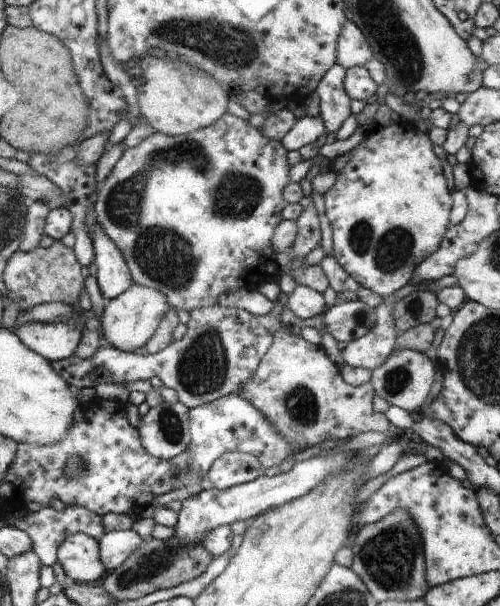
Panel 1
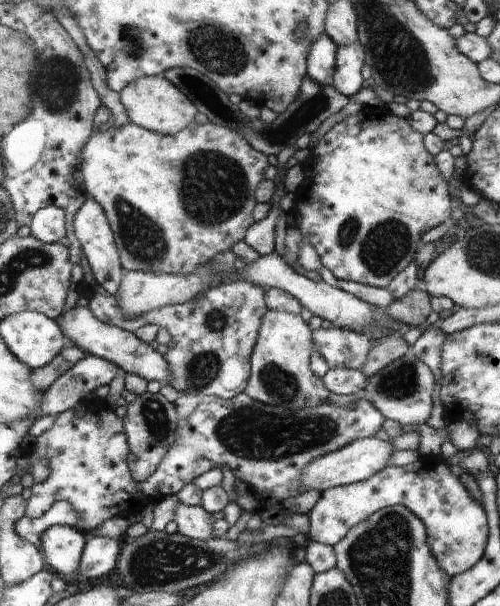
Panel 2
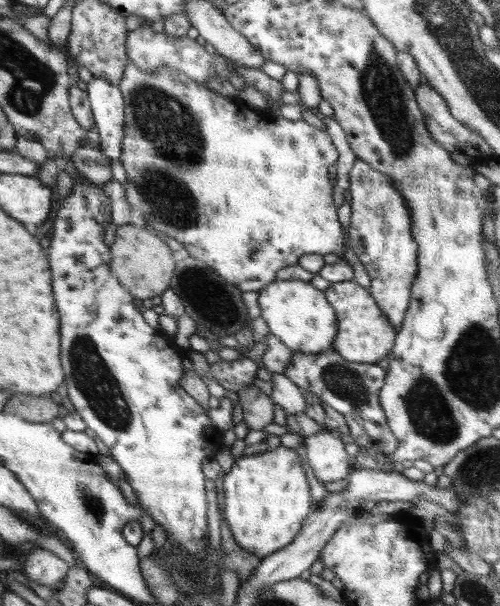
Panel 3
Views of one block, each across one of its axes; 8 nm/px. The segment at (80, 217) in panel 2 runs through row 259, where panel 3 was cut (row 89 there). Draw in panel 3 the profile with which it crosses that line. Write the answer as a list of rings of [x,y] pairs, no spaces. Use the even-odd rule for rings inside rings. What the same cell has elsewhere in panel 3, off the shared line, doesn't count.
[[[92,77],[86,86],[87,98],[100,135],[99,148],[108,159],[116,161],[122,155],[124,137],[124,102],[119,87],[100,77]]]

